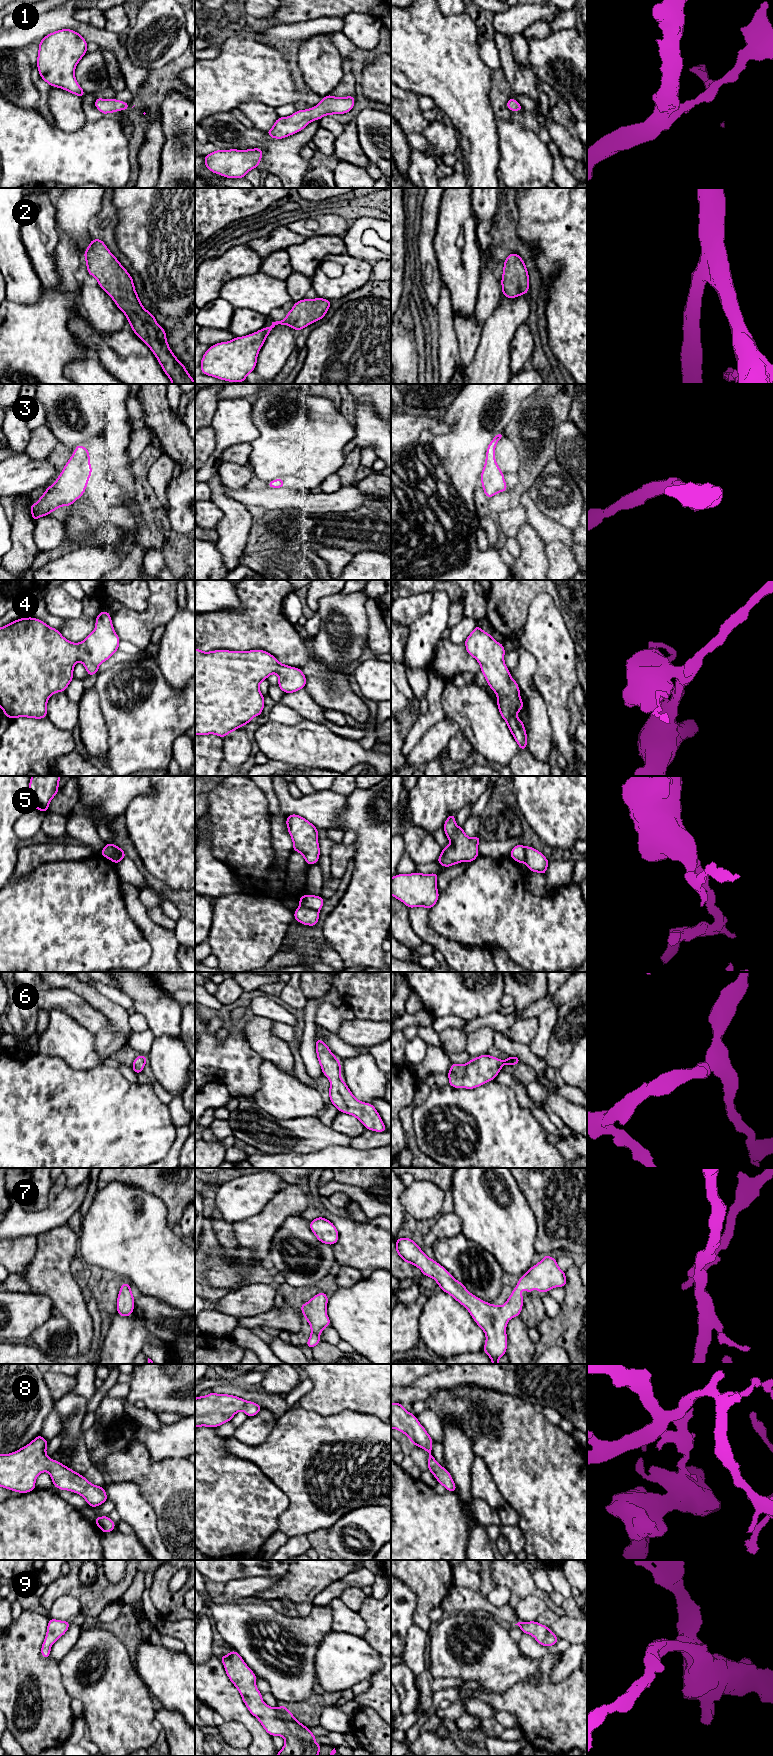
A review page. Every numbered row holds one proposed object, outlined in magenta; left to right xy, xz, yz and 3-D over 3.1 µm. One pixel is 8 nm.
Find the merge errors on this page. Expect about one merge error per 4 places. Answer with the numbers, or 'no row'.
5

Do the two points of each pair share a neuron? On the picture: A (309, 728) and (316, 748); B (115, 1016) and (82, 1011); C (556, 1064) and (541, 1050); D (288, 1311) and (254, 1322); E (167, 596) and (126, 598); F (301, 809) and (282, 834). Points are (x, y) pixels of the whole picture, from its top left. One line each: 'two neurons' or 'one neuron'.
A: one neuron
B: two neurons
C: two neurons
D: one neuron
E: two neurons
F: two neurons

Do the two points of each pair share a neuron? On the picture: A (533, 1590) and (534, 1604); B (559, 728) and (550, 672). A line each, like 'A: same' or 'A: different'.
A: different
B: same

